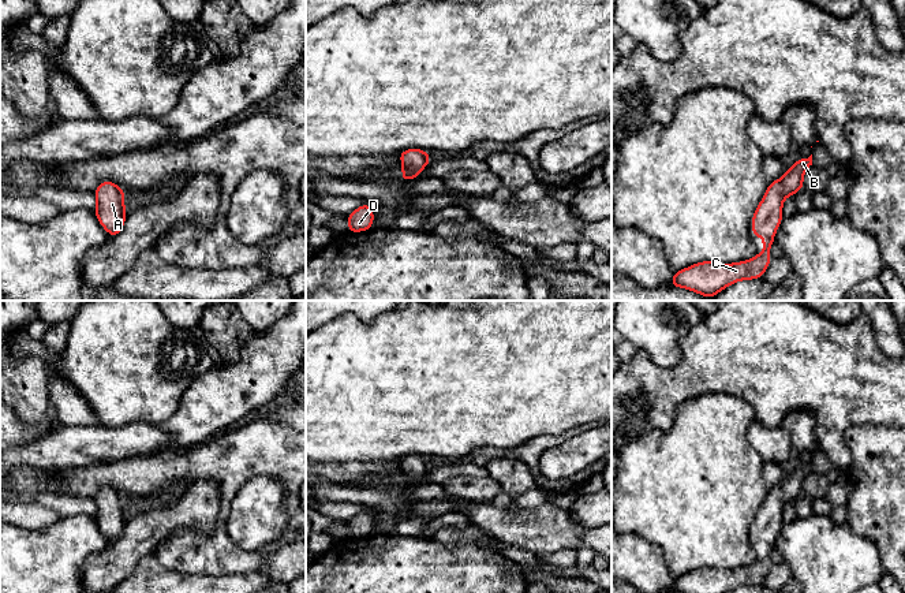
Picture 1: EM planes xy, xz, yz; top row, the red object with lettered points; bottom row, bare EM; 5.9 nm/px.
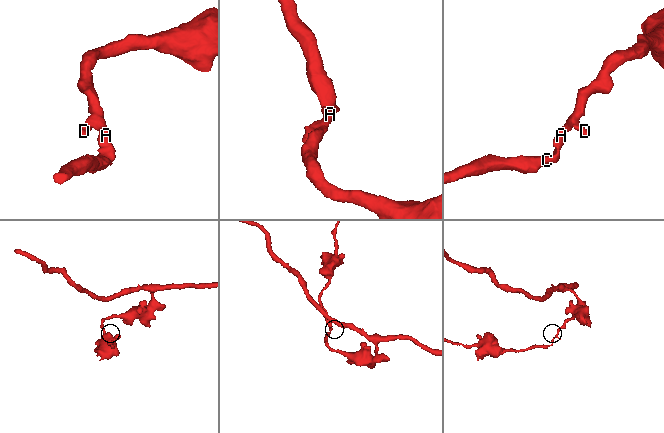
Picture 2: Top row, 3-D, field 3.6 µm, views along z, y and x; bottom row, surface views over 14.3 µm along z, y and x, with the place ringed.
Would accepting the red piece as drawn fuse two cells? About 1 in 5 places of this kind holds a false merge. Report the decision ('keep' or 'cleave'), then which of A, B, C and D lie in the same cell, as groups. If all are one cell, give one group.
keep; groups A B C D

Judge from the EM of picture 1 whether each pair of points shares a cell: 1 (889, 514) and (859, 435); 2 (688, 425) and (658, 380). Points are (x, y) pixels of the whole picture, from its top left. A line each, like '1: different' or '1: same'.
1: same
2: different

